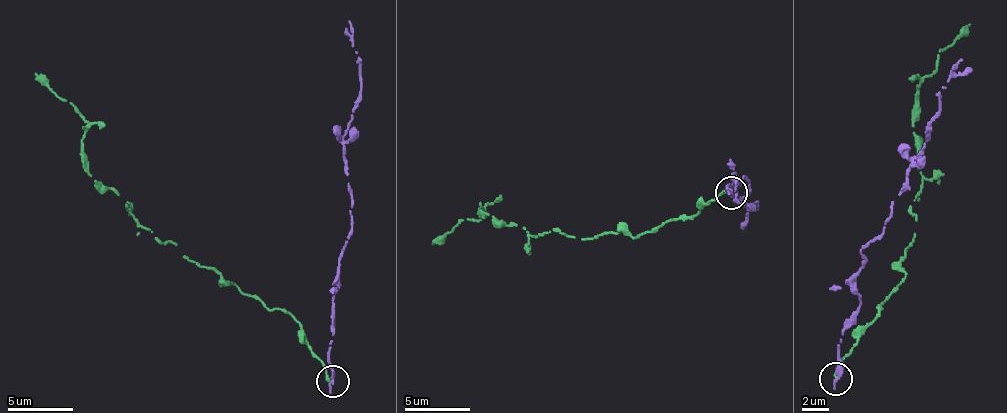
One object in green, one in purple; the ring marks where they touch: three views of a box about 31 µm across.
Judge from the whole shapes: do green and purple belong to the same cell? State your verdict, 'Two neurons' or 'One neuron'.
Two neurons

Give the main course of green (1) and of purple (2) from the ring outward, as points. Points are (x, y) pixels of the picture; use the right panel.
1: (837, 379), (904, 277), (917, 218), (910, 206), (923, 182), (913, 133), (919, 98), (939, 52), (971, 25)
2: (837, 379), (843, 323), (860, 305), (860, 251), (883, 231), (905, 173), (919, 160), (938, 93), (971, 67)

